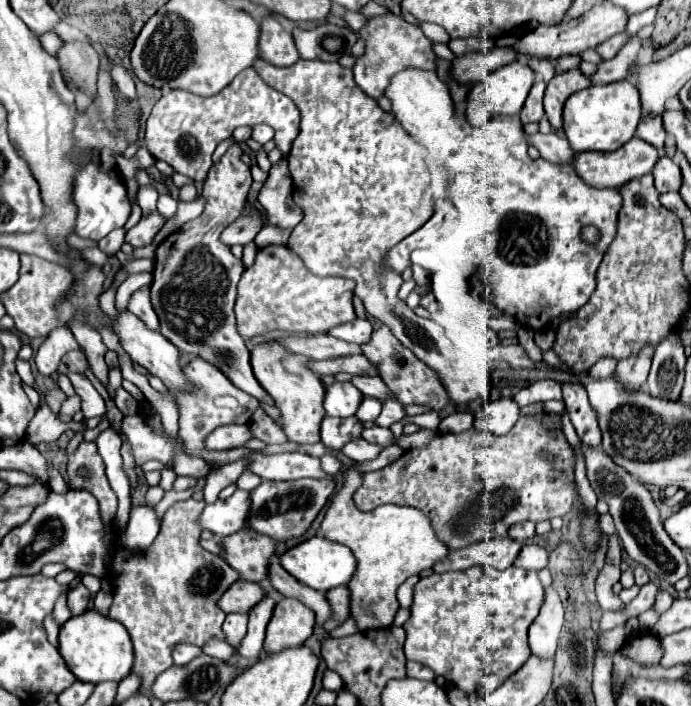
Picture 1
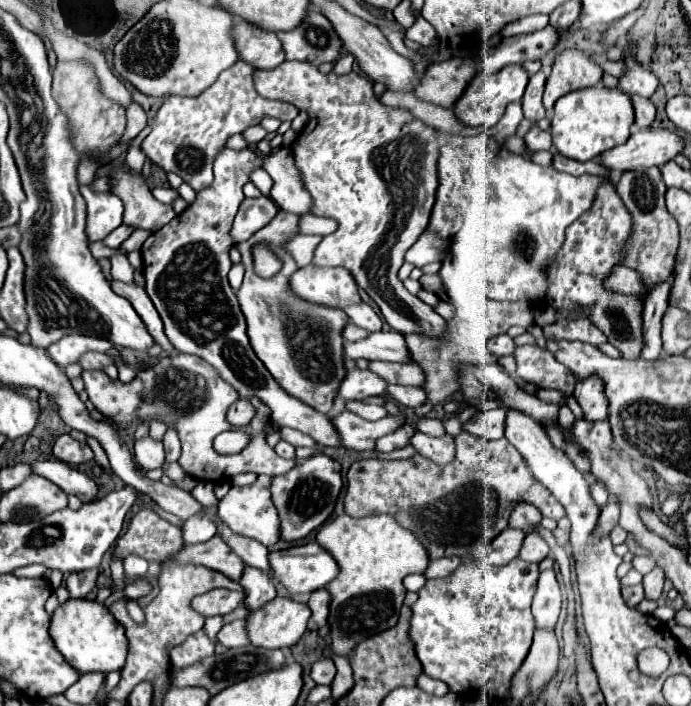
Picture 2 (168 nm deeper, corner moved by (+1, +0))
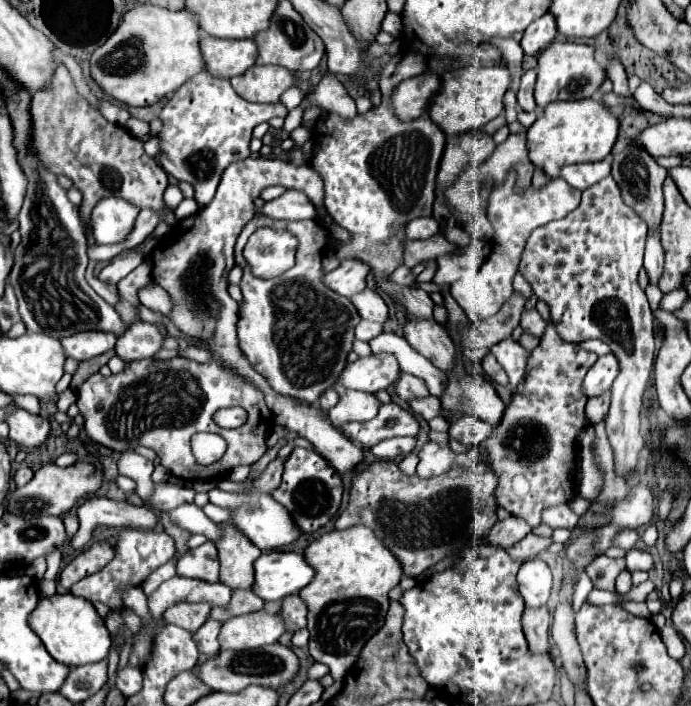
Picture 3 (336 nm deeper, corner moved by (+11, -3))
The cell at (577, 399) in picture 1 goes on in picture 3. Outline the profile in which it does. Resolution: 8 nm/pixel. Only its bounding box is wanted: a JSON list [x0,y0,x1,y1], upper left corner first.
[583,353,619,397]

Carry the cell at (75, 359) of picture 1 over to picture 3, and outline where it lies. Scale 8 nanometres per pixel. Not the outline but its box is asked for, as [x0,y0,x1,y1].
[115,321,163,363]

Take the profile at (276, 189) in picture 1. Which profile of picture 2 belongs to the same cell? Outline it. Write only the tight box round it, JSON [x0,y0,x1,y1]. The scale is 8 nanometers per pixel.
[299,214,337,235]

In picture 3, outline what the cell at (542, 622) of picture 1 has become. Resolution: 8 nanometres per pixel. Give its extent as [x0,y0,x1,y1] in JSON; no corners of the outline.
[517,559,551,607]

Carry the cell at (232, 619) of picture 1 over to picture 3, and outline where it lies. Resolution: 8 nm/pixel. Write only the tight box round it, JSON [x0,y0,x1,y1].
[195,619,221,657]

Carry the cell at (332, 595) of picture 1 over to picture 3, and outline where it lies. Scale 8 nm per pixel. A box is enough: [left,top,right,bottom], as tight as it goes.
[279,595,307,631]

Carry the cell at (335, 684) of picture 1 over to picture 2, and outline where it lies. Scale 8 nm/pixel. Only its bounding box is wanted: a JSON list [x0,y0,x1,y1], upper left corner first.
[311,658,335,686]

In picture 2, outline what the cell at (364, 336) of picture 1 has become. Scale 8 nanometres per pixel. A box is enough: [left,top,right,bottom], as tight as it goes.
[345,304,383,332]

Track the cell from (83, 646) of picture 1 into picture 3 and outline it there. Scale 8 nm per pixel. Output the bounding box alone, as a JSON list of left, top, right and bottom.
[29,593,111,667]

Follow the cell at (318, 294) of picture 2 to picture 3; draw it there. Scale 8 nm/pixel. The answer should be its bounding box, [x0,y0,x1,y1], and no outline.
[325,259,369,297]

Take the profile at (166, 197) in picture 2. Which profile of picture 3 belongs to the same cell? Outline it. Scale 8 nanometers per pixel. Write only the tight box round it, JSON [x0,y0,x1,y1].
[165,183,183,207]

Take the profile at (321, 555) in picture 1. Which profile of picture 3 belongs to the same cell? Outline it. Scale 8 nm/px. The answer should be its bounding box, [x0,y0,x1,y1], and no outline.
[251,553,313,601]

